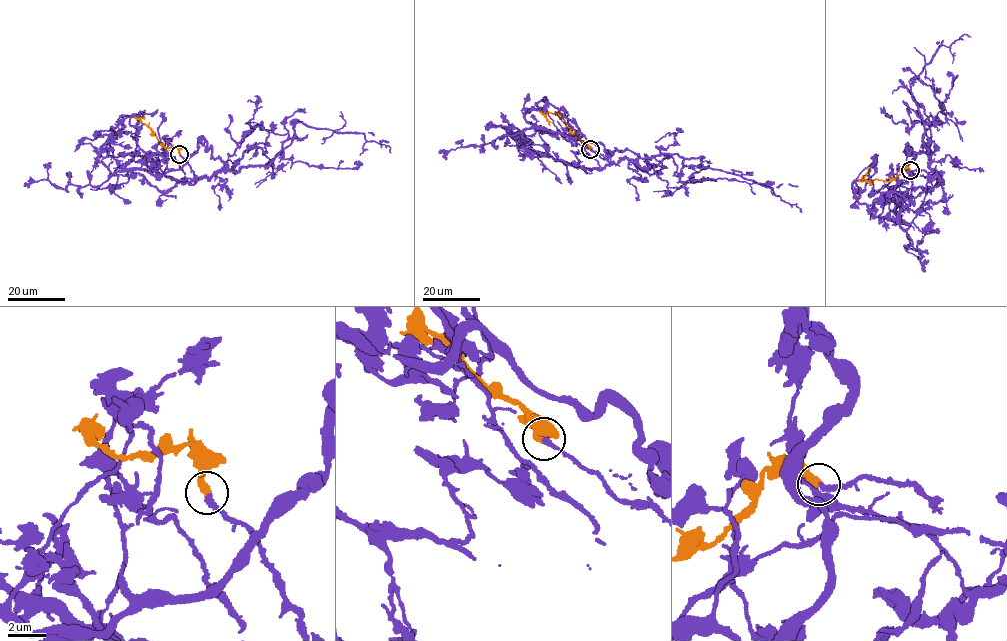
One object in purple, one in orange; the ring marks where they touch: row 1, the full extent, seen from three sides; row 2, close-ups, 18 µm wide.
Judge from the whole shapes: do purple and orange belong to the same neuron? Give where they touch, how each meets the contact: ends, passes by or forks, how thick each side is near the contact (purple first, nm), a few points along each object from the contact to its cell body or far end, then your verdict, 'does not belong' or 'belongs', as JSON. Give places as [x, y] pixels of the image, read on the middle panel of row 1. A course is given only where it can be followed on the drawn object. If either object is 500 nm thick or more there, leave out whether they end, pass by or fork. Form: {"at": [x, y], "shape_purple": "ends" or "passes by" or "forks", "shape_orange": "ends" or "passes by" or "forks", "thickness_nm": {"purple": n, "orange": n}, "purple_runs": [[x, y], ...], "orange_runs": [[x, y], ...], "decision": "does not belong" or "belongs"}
{"at": [590, 149], "shape_purple": "ends", "shape_orange": "ends", "thickness_nm": {"purple": 260, "orange": 340}, "purple_runs": [[590, 149], [615, 163], [623, 158], [662, 153], [688, 159], [702, 156], [698, 166], [764, 184], [802, 212]], "orange_runs": [[590, 149], [558, 114], [546, 113], [550, 124]], "decision": "belongs"}

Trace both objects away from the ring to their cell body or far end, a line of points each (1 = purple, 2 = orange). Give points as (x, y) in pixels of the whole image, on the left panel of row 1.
1: (180, 153), (196, 177), (266, 166), (294, 137), (291, 122), (302, 121), (360, 133), (391, 153)
2: (180, 153), (176, 147), (167, 148), (161, 144), (155, 134), (140, 121), (144, 116)

